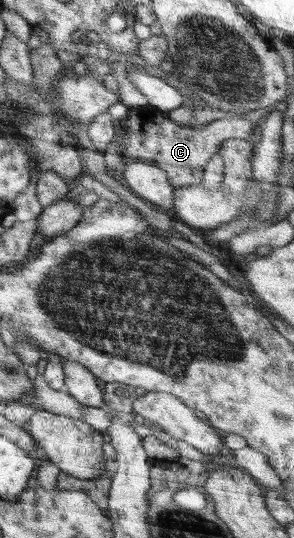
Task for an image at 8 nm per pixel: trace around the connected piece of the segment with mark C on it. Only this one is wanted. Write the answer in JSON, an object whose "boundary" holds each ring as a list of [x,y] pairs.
{"boundary":[[[149,104],[129,107],[127,117],[113,121],[114,136],[119,136],[119,144],[124,154],[122,161],[125,165],[137,161],[153,163],[168,173],[168,180],[175,189],[200,184],[206,164],[225,140],[254,140],[260,126],[241,116],[218,119],[207,126],[196,123],[179,126],[163,114],[155,114],[155,111],[156,108]]]}

